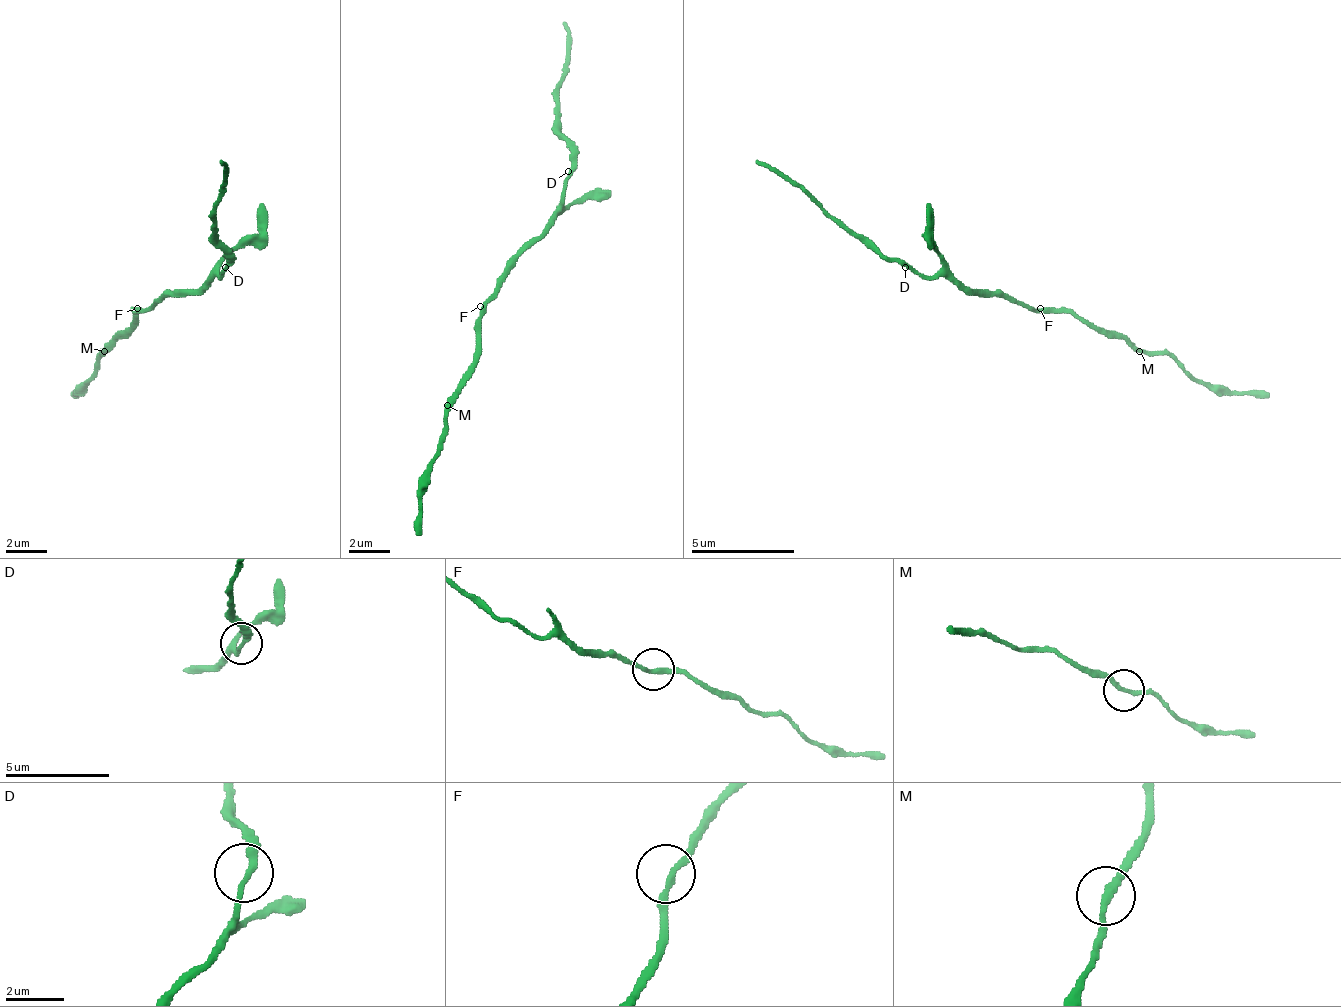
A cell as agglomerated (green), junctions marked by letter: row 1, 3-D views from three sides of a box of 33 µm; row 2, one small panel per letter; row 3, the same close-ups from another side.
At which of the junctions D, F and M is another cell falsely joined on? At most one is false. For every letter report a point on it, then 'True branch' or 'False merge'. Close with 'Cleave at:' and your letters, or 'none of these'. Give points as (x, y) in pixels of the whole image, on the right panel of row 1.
D: Place: (905, 267). True branch
F: Place: (1040, 308). True branch
M: Place: (1139, 351). True branch
Cleave at: none of these

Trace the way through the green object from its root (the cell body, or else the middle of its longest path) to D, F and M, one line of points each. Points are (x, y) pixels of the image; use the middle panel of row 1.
D: (511, 264), (542, 233), (547, 218), (562, 202), (562, 187), (568, 182), (568, 171)
F: (511, 264), (506, 280), (480, 306)
M: (511, 264), (500, 290), (485, 306), (485, 316), (480, 321), (480, 352), (464, 378), (464, 388), (449, 404)

